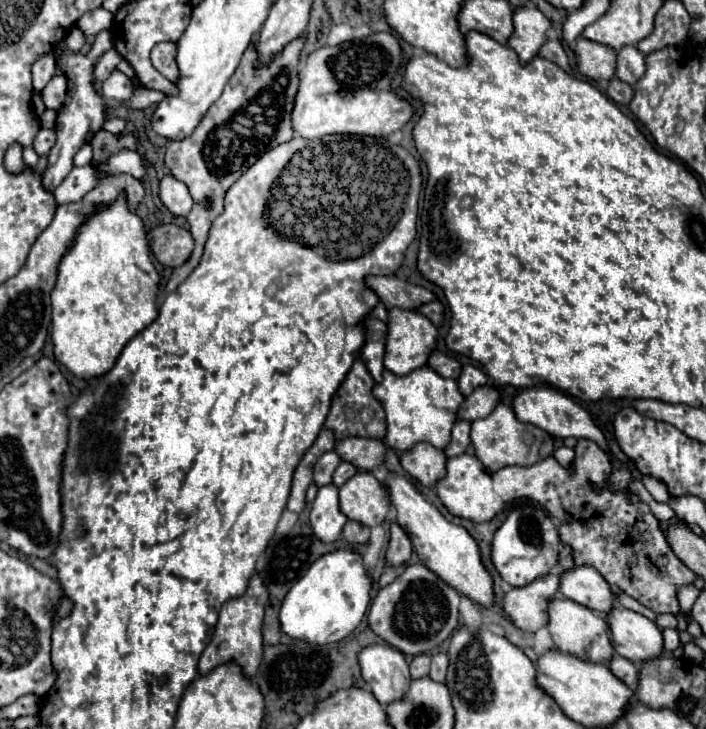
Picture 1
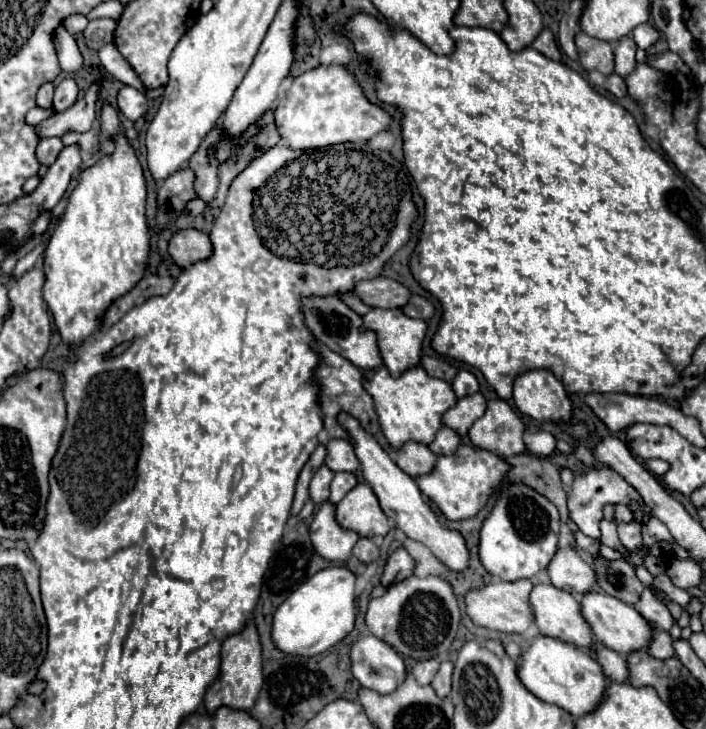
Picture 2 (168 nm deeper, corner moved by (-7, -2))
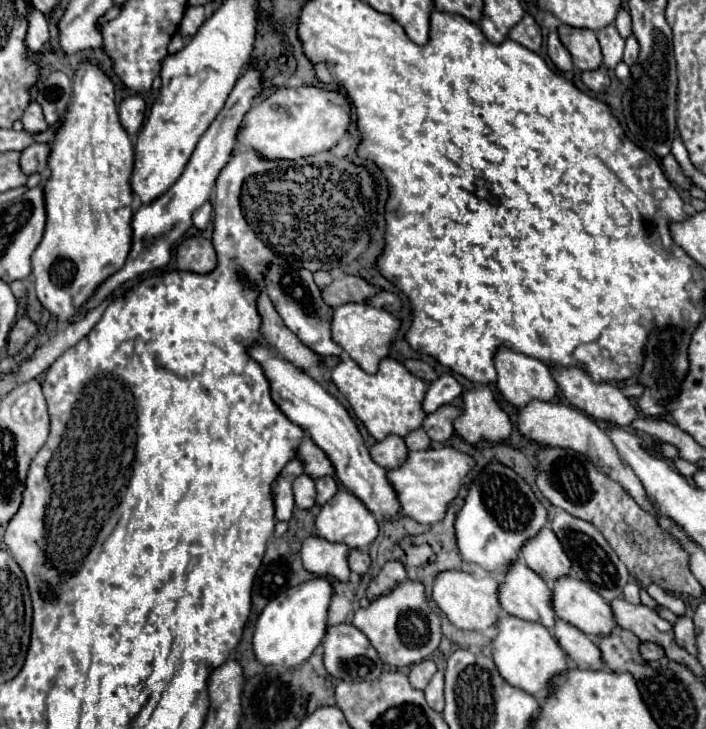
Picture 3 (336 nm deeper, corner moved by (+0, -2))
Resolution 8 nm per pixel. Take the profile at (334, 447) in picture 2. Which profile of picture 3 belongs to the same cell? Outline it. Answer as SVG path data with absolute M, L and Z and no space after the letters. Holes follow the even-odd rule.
M304 435L302 445L298 447L298 457L304 461L304 473L314 479L324 475L336 475L336 469L332 469L332 461L328 461L328 455L308 435Z

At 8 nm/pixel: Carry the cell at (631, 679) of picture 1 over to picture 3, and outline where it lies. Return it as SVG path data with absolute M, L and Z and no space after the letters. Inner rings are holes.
M562 619L556 621L554 635L574 665L580 665L580 669L604 669L604 661L600 661L600 649L596 649L592 637Z

